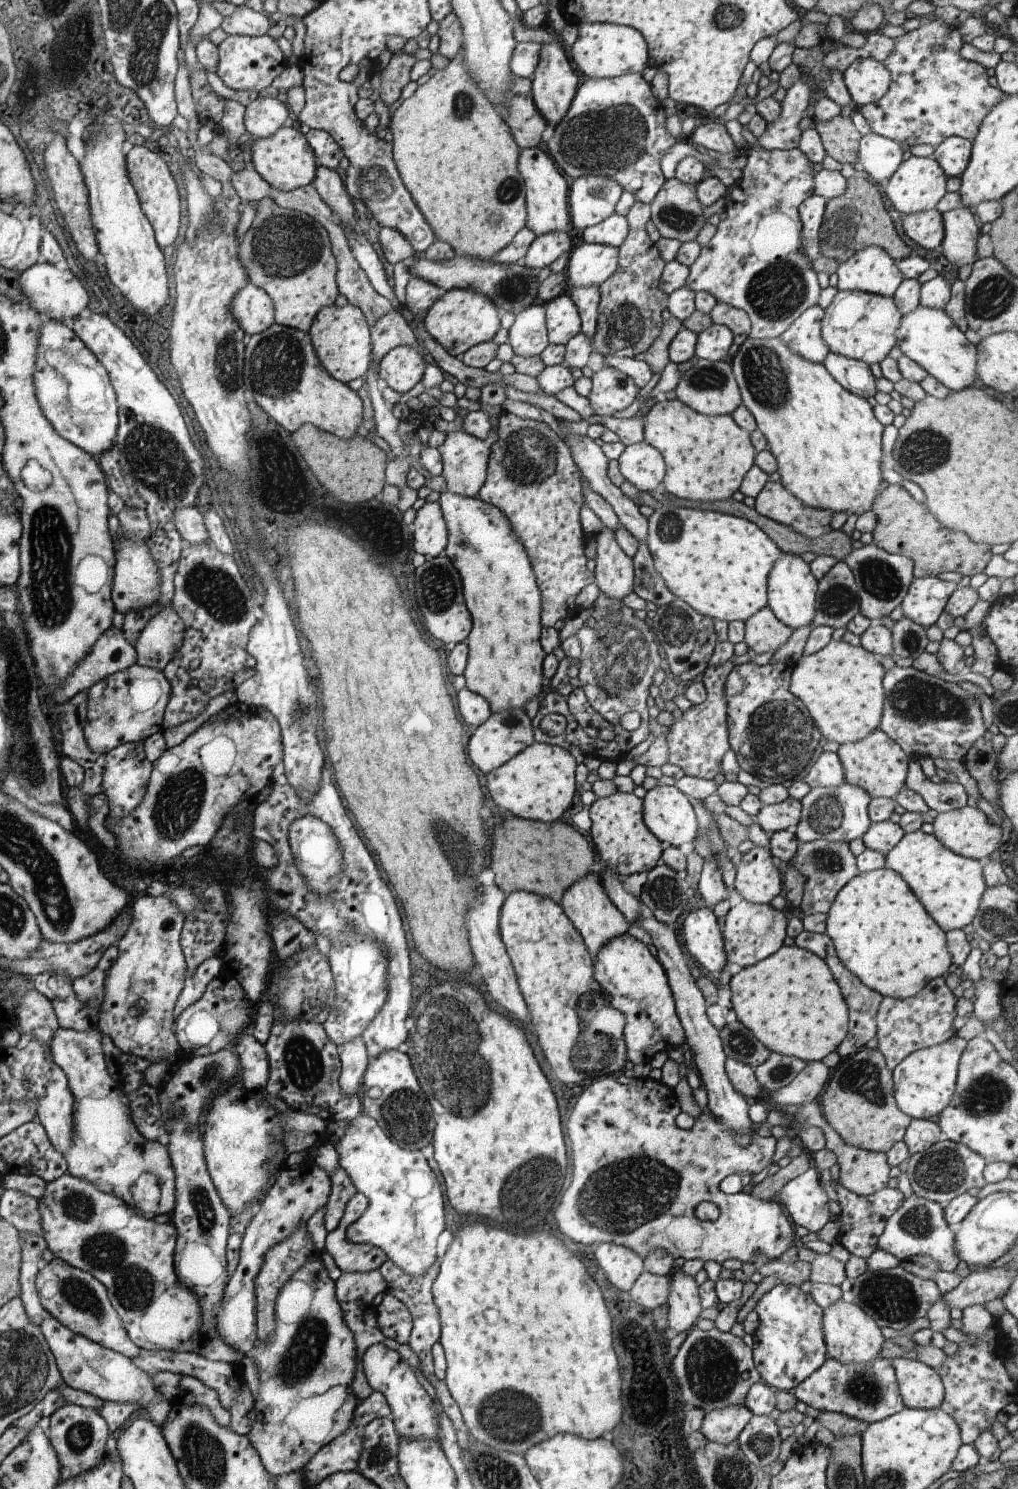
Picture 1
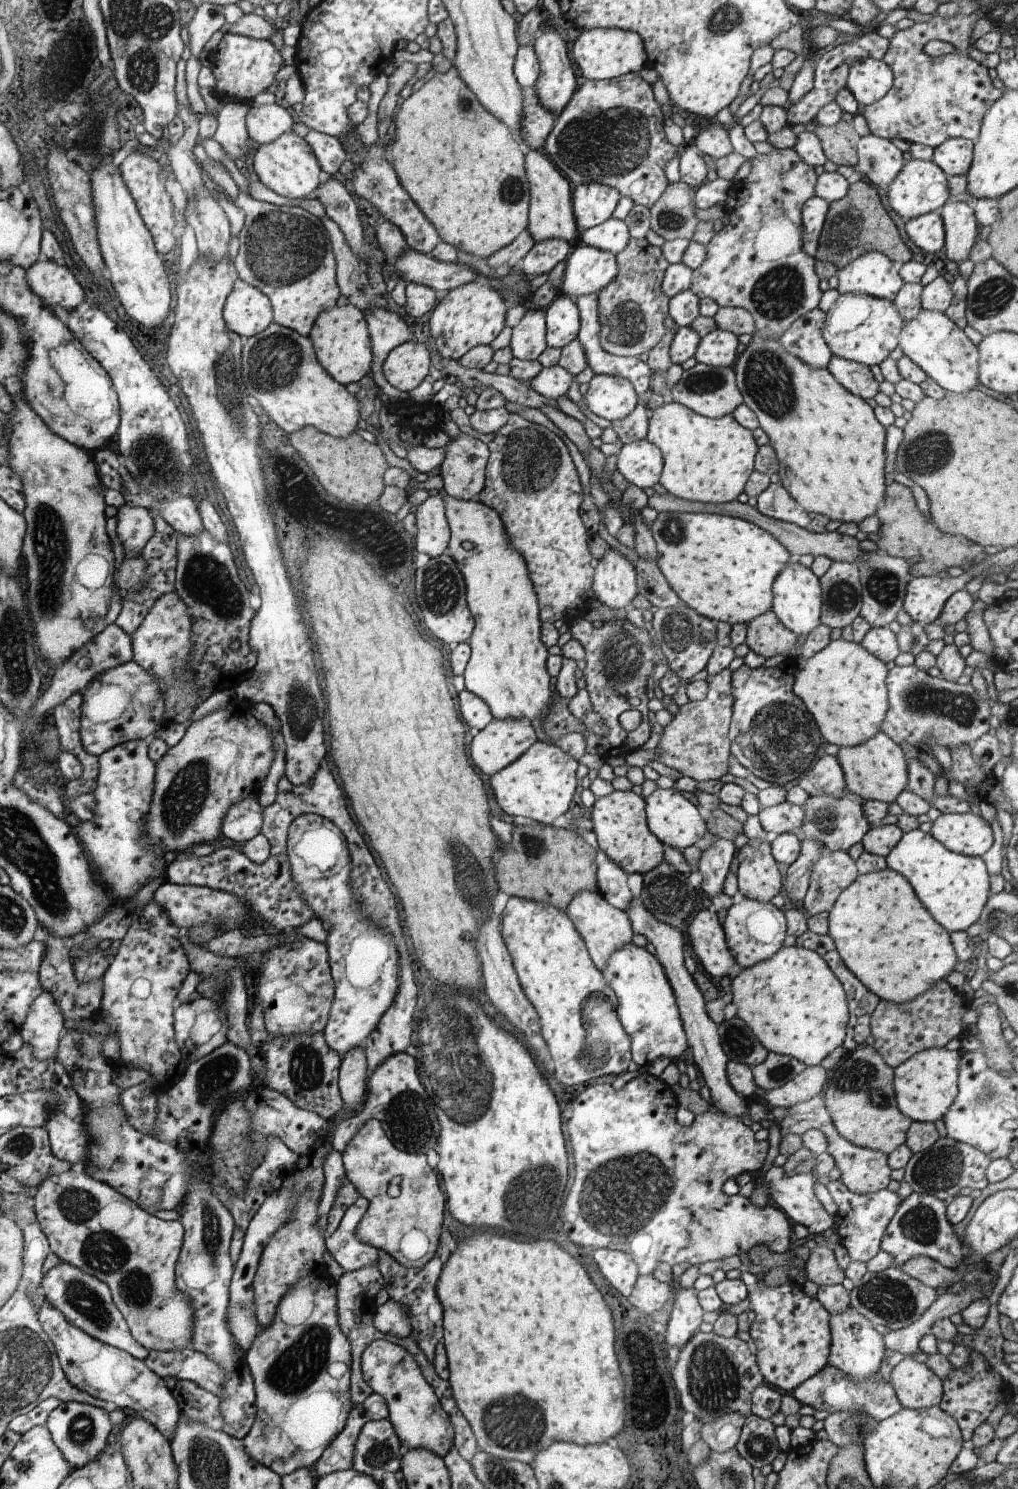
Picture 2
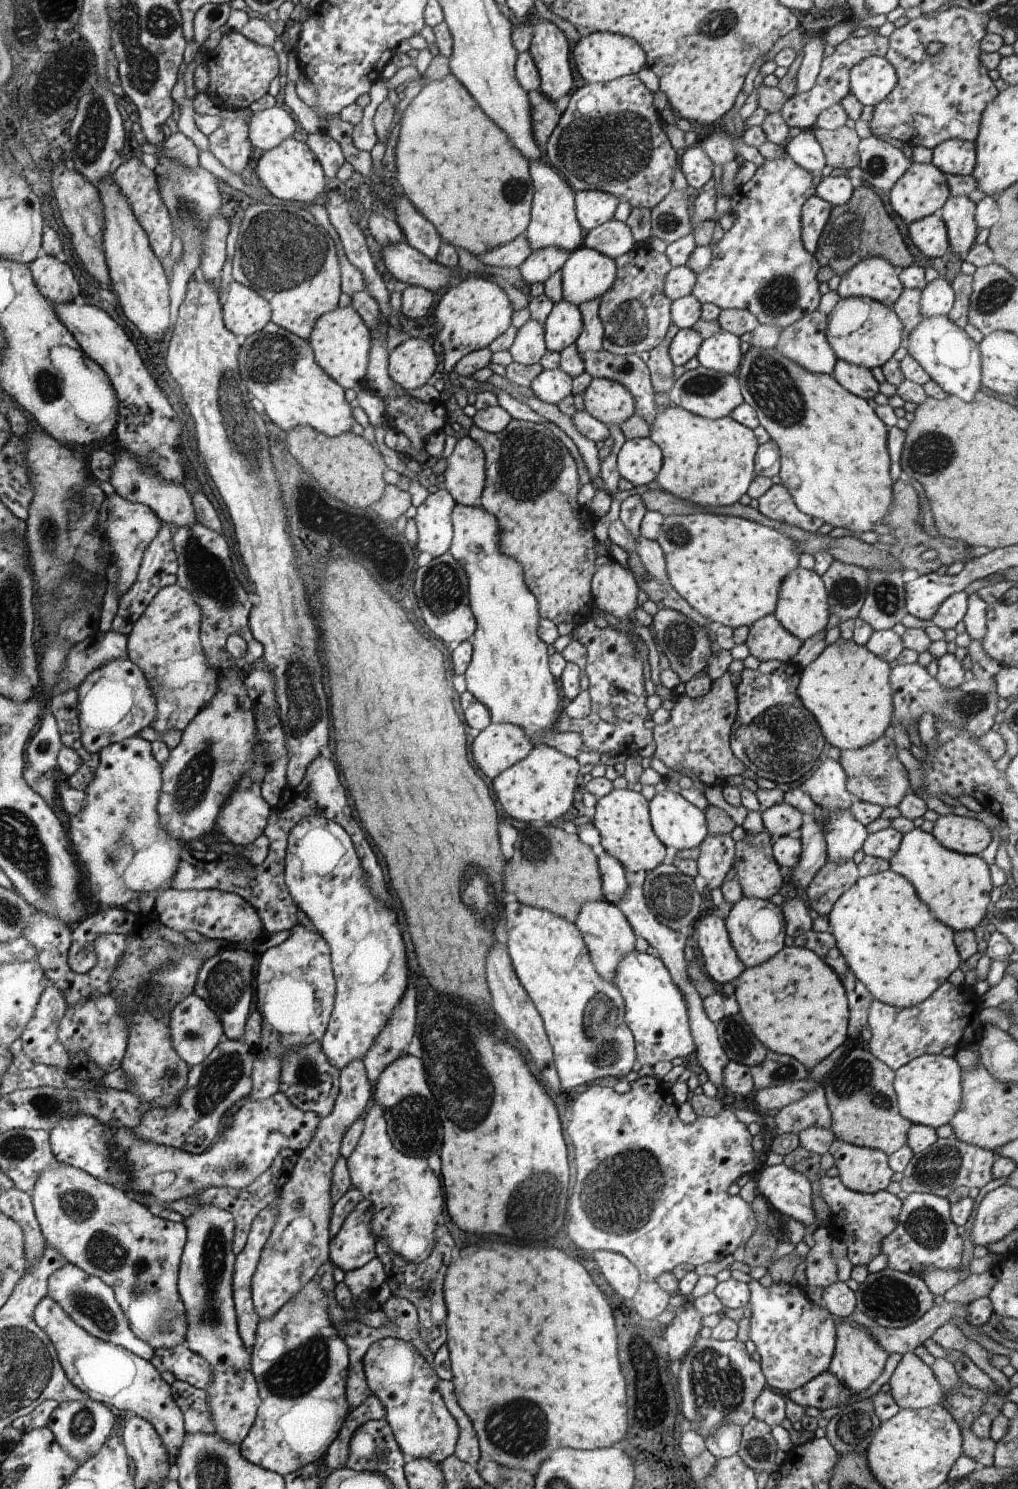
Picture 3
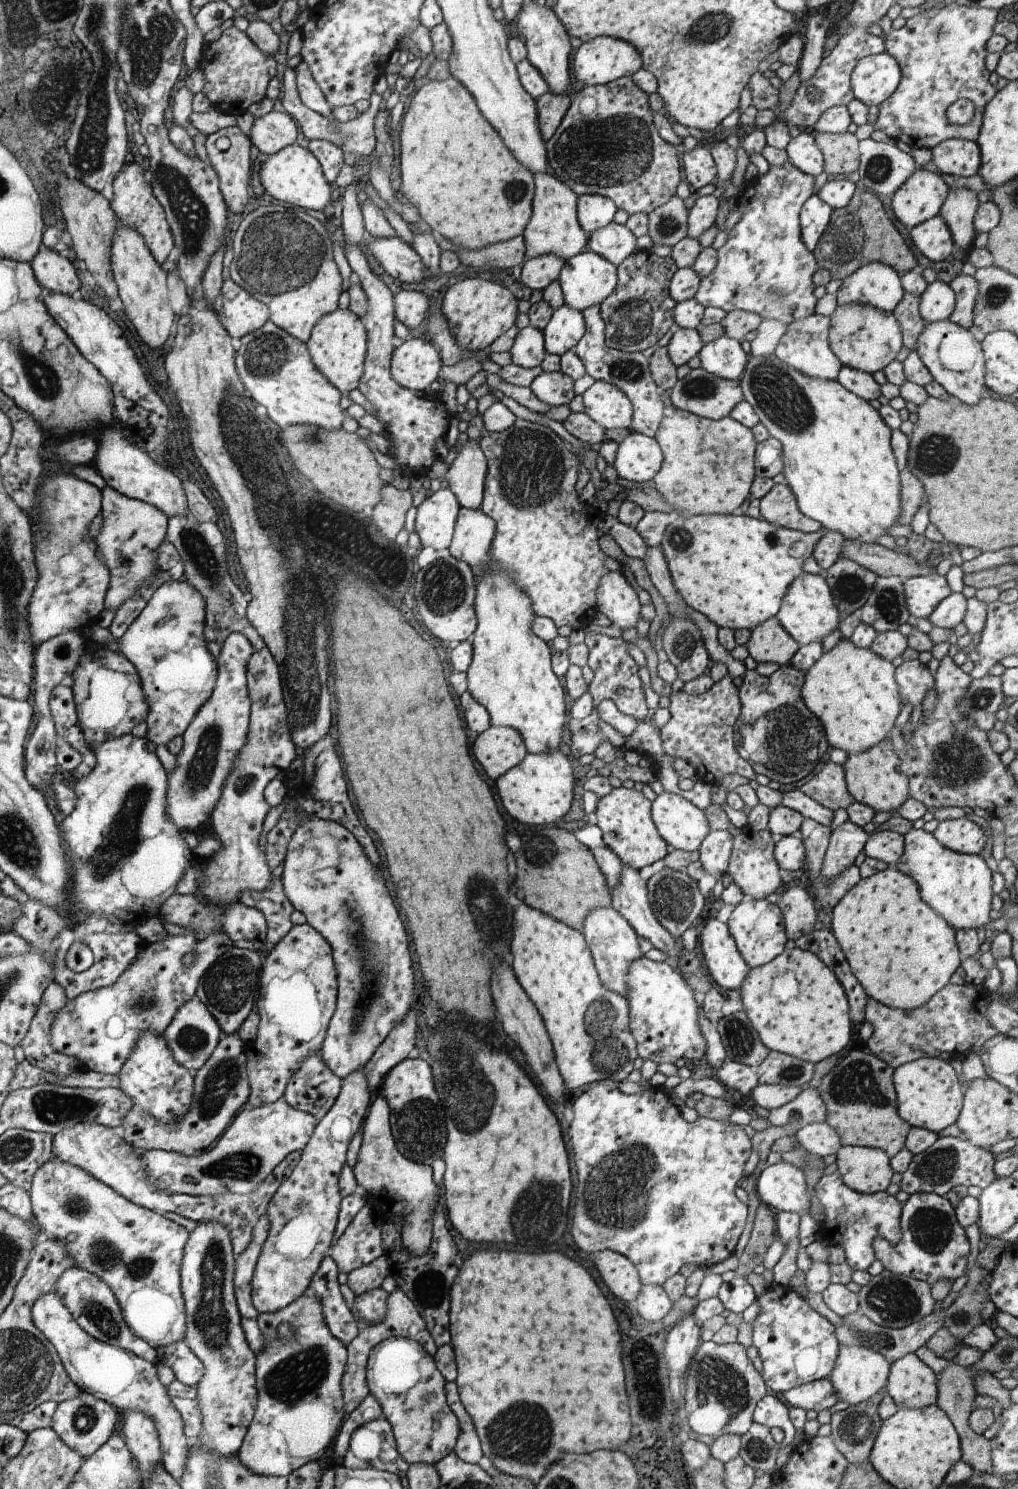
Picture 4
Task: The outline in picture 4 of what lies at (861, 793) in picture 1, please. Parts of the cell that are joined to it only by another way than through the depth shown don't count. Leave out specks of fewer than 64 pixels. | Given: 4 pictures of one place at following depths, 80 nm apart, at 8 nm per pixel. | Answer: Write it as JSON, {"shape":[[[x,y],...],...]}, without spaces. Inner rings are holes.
{"shape":[[[847,819],[831,830],[829,845],[823,860],[820,875],[830,884],[845,868],[854,864],[854,859],[863,851],[869,835],[861,826]]]}

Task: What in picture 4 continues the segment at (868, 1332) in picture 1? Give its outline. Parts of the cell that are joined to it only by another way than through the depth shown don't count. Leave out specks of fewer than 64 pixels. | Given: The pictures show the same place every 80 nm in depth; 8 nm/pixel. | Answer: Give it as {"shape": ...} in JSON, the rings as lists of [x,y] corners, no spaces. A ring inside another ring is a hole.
{"shape":[[[842,1345],[829,1378],[839,1401],[849,1402],[850,1406],[866,1405],[870,1397],[876,1396],[885,1387],[890,1369],[891,1362],[882,1353],[864,1345]]]}

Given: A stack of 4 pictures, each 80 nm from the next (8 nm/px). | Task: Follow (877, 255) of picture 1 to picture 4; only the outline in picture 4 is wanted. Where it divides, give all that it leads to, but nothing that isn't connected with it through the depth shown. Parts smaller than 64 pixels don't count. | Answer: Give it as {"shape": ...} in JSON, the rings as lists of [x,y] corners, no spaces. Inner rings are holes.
{"shape":[[[870,261],[847,276],[836,294],[839,305],[871,304],[892,313],[904,293],[897,270],[889,264]]]}

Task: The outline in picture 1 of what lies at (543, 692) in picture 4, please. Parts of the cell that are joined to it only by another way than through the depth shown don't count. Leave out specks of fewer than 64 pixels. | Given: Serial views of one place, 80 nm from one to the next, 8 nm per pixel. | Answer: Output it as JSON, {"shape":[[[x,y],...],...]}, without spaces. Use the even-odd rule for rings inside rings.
{"shape":[[[452,491],[442,493],[440,496],[441,508],[444,512],[444,517],[446,520],[448,528],[448,546],[444,550],[444,554],[453,561],[456,570],[459,572],[461,579],[464,582],[464,593],[465,593],[465,603],[467,609],[470,611],[473,620],[473,627],[467,638],[467,645],[469,648],[467,665],[465,666],[465,671],[463,672],[465,678],[465,686],[468,690],[483,696],[490,705],[491,712],[501,711],[502,709],[522,709],[525,710],[524,706],[528,700],[534,698],[535,696],[540,697],[543,693],[540,693],[540,688],[546,688],[542,686],[543,676],[543,660],[547,655],[540,644],[540,635],[543,629],[541,623],[541,614],[543,611],[542,601],[541,601],[541,590],[536,582],[536,577],[528,556],[526,549],[523,547],[522,541],[519,541],[519,536],[515,534],[513,528],[511,527],[510,521],[507,516],[495,507],[493,504],[488,504],[484,502],[480,497],[465,497]]]}

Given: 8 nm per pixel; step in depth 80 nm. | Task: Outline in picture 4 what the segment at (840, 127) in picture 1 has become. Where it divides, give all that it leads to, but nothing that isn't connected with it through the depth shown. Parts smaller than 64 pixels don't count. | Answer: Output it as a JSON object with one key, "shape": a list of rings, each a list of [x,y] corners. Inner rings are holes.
{"shape":[[[814,132],[815,141],[824,157],[824,171],[830,176],[850,174],[859,169],[859,140],[854,133]]]}

